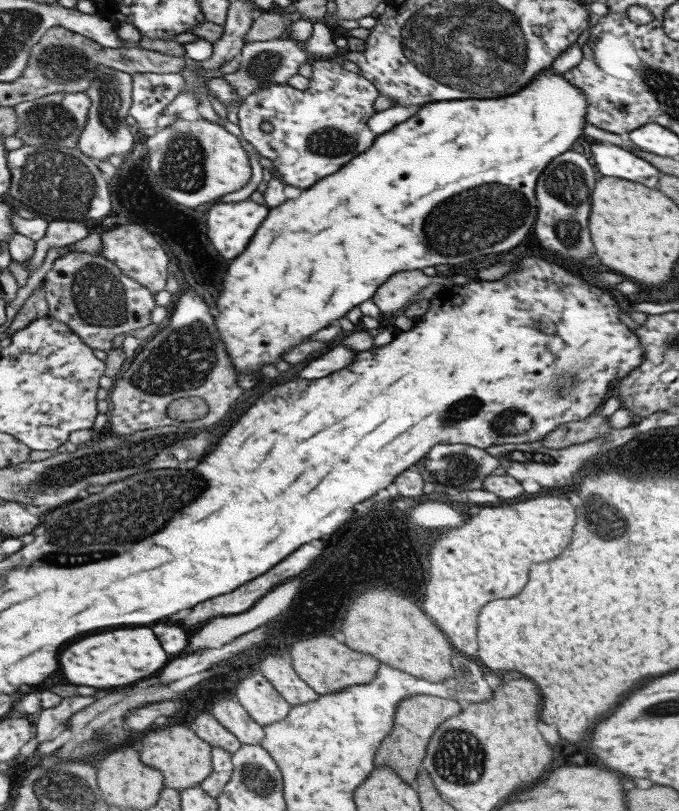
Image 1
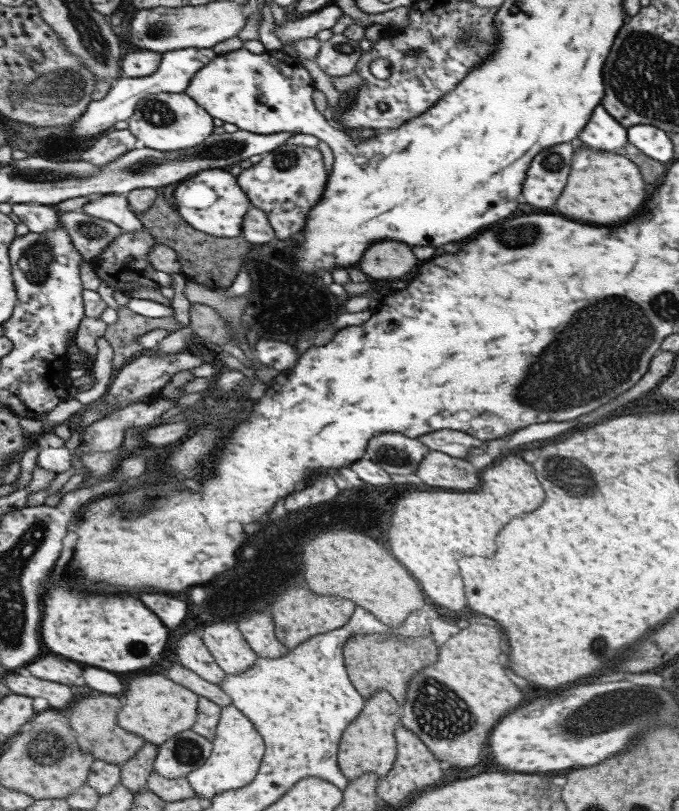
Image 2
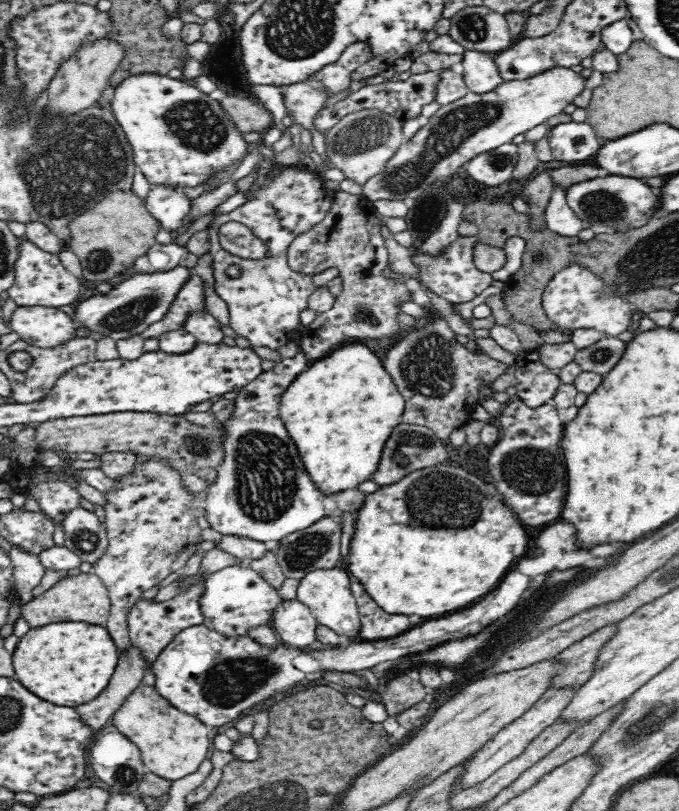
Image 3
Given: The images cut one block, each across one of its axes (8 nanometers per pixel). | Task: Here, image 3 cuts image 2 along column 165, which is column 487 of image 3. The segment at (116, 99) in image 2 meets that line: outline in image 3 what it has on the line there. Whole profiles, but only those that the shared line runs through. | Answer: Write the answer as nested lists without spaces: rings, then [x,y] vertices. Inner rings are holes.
[[[468,50],[463,53],[463,79],[470,91],[486,94],[504,82],[494,58],[498,53]]]

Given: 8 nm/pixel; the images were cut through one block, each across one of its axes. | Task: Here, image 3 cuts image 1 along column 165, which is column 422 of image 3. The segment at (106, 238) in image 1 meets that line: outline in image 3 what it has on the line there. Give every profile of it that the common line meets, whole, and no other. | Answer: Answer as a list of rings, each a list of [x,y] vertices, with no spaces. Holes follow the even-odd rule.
[[[459,234],[439,255],[430,255],[418,248],[411,254],[411,259],[419,270],[419,284],[452,304],[468,302],[482,294],[494,280],[492,273],[484,272],[474,265],[474,246],[479,243],[478,235]]]

